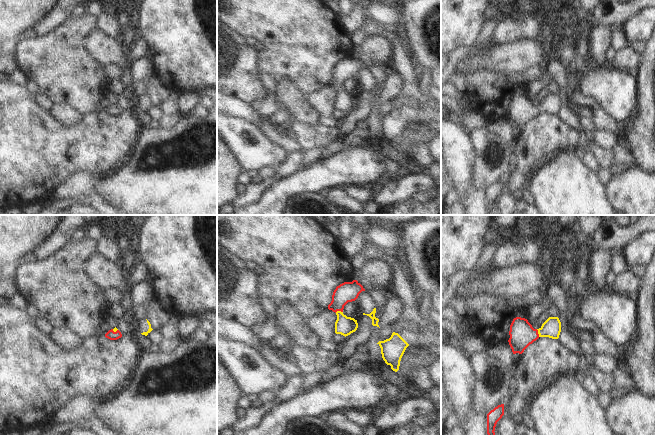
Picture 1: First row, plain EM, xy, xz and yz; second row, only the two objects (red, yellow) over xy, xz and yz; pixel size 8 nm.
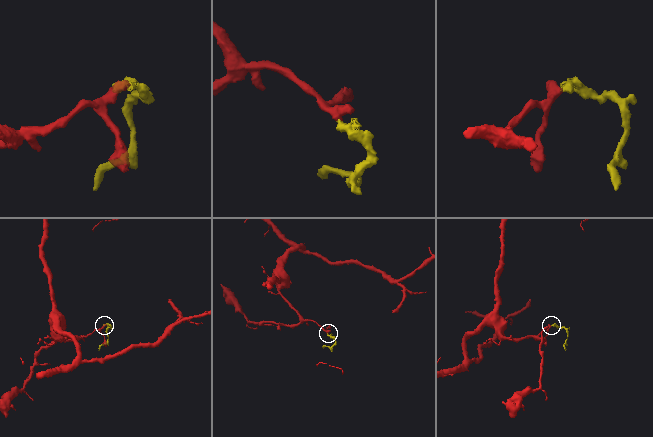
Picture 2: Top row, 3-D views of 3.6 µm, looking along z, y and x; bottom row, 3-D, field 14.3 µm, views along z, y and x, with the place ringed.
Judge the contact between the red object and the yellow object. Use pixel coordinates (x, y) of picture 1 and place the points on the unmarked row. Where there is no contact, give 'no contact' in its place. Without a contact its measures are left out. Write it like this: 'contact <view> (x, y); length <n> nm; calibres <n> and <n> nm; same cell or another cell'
contact yz (537, 109); length 70 nm; calibres 200 and 150 nm; same cell

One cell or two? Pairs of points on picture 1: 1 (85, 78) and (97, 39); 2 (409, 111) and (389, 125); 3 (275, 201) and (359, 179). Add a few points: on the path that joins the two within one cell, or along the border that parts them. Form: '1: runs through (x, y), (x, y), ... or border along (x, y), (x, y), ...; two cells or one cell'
1: border along (88, 33), (85, 38), (84, 48), (102, 64); two cells
2: runs through (404, 114), (394, 123); one cell
3: runs through (296, 183), (315, 178), (338, 178); one cell

